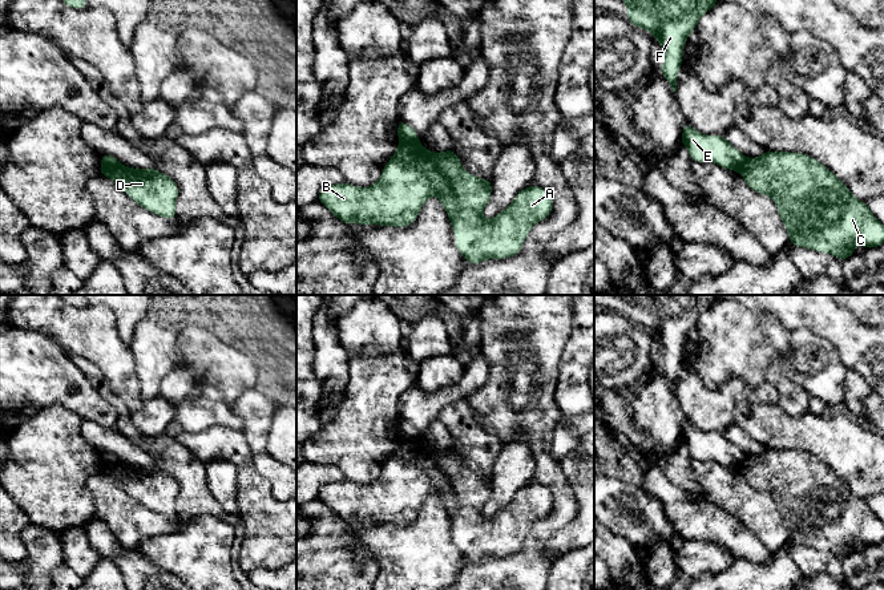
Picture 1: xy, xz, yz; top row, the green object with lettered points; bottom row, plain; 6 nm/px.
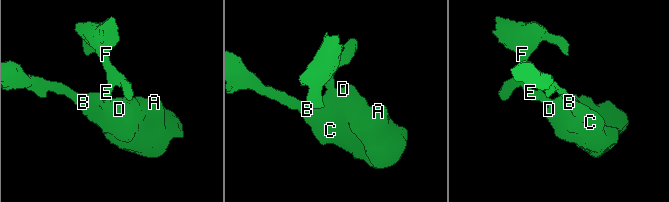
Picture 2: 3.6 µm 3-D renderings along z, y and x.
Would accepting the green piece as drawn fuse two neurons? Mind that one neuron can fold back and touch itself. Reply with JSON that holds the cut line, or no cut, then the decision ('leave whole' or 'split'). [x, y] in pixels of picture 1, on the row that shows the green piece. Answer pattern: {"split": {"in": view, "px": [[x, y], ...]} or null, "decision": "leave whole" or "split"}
{"split": {"in": "xz", "px": [[418, 141], [410, 145], [400, 144]]}, "decision": "split"}

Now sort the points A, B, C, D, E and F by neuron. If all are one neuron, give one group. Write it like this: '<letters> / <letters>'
A B C D / E F

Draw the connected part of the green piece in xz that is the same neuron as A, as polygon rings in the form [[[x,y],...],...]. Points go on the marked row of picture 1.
[[[419,142],[411,146],[399,145],[395,154],[384,165],[380,179],[368,187],[335,183],[323,187],[318,202],[326,206],[344,225],[379,225],[407,227],[412,225],[425,201],[437,195],[445,209],[456,234],[455,247],[468,264],[479,264],[485,259],[504,259],[517,255],[534,223],[544,221],[553,210],[550,193],[530,185],[517,193],[509,207],[491,221],[483,218],[483,210],[491,201],[492,177],[483,179],[461,167],[460,157],[449,148],[443,153],[432,153]]]

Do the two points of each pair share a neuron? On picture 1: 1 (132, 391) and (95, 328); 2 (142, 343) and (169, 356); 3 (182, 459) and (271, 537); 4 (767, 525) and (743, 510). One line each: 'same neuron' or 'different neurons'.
1: same neuron
2: same neuron
3: different neurons
4: same neuron

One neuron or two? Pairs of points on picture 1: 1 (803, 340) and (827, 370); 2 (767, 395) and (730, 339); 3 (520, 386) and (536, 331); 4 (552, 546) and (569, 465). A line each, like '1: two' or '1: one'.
1: one
2: two
3: one
4: one

